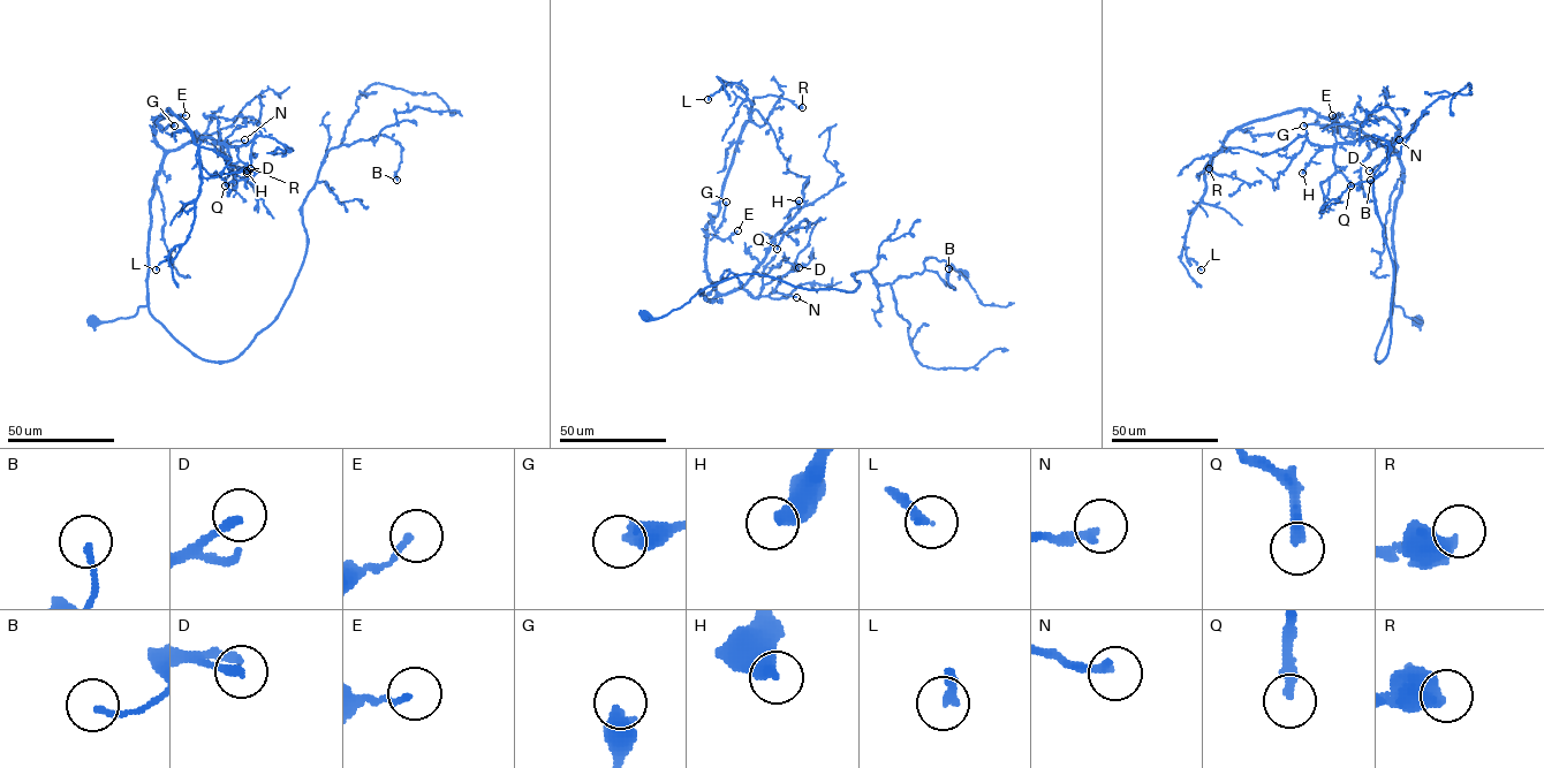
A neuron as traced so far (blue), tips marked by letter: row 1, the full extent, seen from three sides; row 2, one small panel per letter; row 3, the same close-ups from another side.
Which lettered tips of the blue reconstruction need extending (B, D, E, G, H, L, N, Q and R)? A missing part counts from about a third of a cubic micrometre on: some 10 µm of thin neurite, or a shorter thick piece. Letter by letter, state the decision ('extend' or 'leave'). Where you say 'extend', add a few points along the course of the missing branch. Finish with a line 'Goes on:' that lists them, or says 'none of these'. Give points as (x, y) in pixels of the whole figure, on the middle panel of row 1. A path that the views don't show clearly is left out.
B: leave
D: extend
E: leave
G: leave
H: leave
L: extend; missing branch runs (708, 99), (696, 138), (699, 156)
N: leave
Q: leave
R: leave
Goes on: D, L

